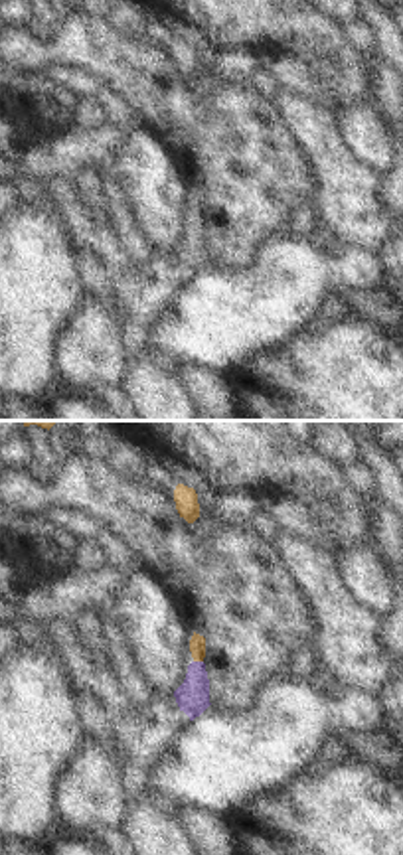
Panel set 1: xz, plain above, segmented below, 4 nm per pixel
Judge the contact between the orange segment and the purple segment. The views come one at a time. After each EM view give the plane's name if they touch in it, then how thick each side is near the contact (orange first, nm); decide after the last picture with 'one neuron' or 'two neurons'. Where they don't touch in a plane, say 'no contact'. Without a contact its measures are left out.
contact in xz; calibres 60 and 140 nm

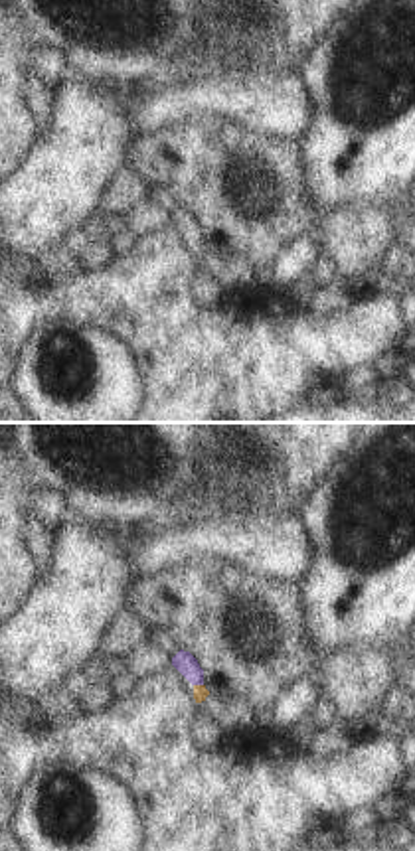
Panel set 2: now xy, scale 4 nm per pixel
contact in xy; calibres 60 and 90 nm

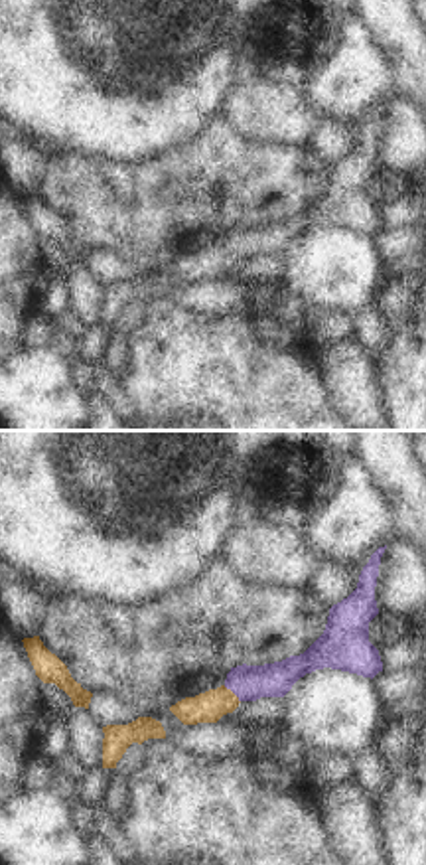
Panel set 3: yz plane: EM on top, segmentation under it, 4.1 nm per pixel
contact in yz; calibres 130 and 140 nm

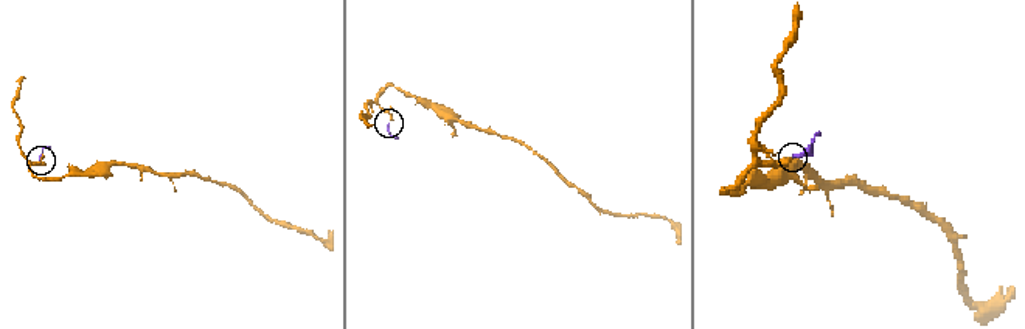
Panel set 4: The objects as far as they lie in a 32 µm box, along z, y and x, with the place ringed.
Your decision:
one neuron

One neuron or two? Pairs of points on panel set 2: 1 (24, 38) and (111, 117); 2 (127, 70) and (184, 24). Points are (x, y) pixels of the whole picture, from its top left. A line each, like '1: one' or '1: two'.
1: two
2: one

